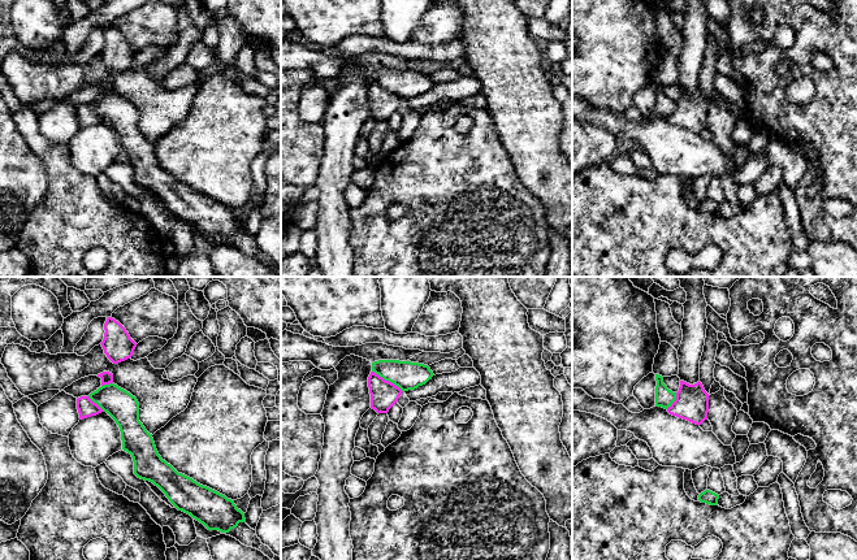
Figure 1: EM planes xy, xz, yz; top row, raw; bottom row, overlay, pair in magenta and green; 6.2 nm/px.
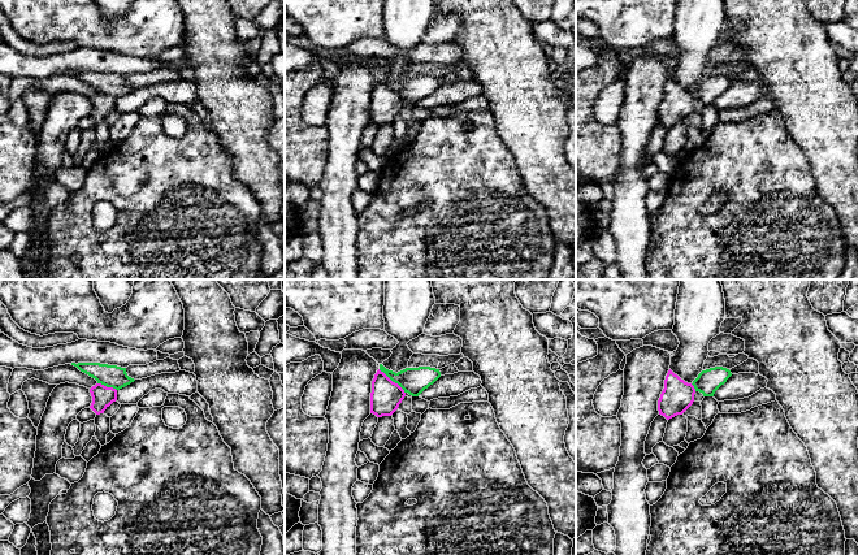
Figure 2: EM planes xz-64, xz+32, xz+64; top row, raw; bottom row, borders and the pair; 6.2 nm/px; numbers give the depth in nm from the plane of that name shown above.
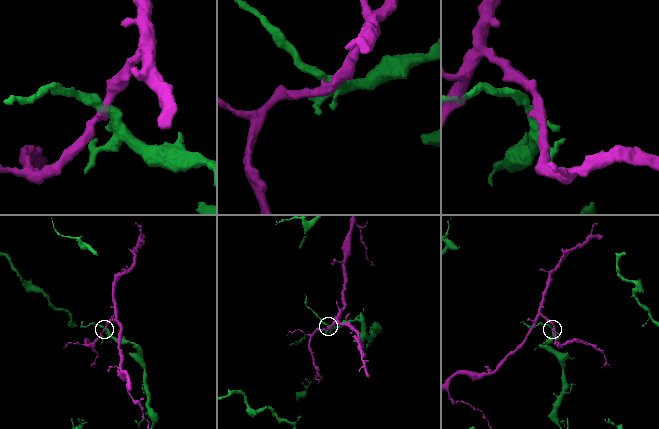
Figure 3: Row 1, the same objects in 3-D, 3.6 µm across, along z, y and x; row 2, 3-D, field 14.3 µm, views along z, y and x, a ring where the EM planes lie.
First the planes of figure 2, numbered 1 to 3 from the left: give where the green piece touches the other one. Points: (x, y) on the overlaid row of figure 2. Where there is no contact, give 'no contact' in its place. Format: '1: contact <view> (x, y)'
1: contact xz-64 (105, 386)
2: contact xz+32 (391, 381)
3: contact xz+64 (693, 387)

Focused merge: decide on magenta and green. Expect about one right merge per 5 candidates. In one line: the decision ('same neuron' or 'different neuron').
different neuron

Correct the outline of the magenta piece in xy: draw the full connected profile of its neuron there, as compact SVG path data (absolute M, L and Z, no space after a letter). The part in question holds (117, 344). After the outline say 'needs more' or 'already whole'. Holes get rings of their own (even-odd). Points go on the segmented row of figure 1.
M108 317L104 324L104 339L100 343L107 357L118 364L130 359L137 343L130 338L126 329L114 318Z; already whole

